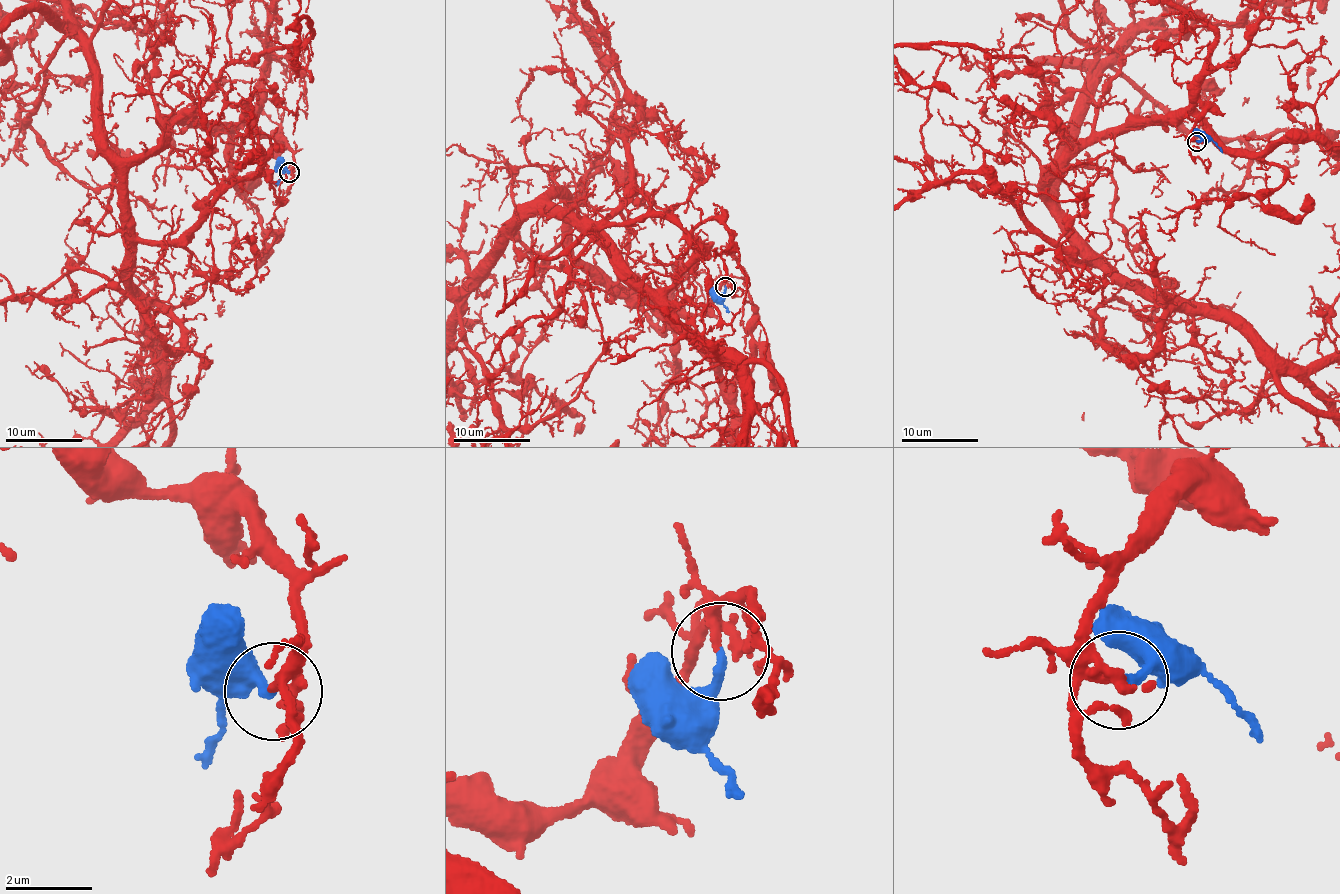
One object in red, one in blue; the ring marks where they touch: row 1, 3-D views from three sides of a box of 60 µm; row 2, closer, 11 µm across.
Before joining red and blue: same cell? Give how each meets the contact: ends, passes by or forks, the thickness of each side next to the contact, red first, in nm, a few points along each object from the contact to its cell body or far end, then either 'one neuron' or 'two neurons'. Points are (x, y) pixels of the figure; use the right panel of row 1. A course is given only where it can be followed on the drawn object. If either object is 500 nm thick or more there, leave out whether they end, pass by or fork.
red forks | blue ends | 130/240 nm | blue via (1197, 142), (1210, 140), (1222, 152) | one neuron

